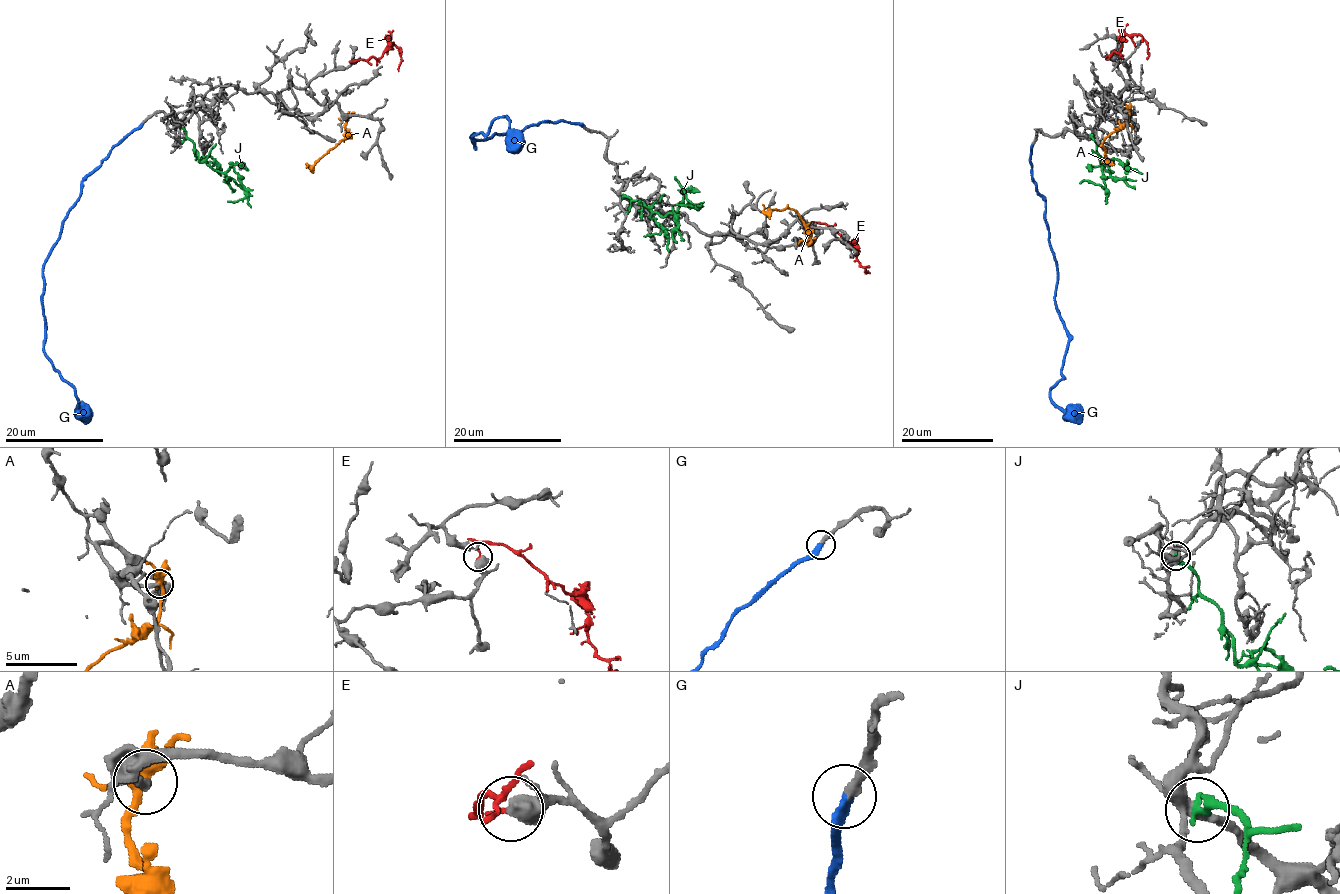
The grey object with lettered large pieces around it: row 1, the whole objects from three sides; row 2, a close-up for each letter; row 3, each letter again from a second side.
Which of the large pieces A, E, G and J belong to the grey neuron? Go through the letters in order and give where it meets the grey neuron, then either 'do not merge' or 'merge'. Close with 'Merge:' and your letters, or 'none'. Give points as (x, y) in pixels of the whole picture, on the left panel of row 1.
A: (347, 119) | do not merge
E: (353, 61) | do not merge
G: (142, 124) | merge
J: (178, 124) | do not merge
Merge: G

